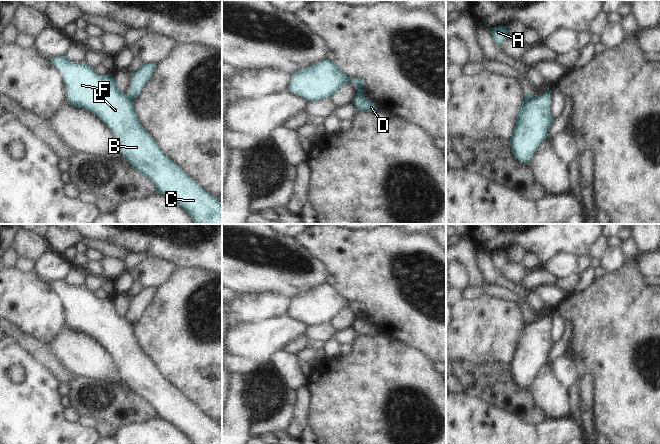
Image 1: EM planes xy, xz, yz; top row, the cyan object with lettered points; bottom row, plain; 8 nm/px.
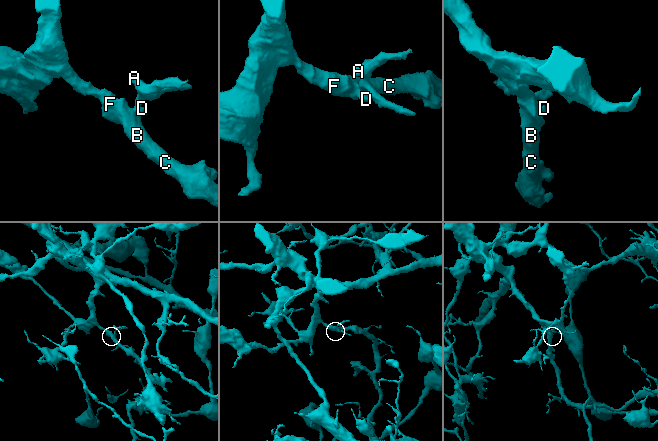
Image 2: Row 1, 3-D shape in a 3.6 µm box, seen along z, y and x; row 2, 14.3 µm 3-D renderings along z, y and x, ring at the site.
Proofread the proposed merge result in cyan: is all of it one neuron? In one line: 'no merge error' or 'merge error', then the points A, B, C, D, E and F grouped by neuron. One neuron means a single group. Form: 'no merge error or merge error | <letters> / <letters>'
merge error | A / B C D E F

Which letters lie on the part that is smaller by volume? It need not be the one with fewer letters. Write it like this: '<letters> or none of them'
A

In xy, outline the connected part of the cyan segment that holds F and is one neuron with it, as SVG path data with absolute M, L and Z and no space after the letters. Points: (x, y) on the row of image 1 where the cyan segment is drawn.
M67 56L49 59L64 77L68 101L78 108L94 113L113 131L124 157L139 173L155 184L159 194L181 205L191 216L194 224L222 224L222 203L162 152L156 141L139 122L131 93L123 93L112 74L100 75L88 64L73 62Z

